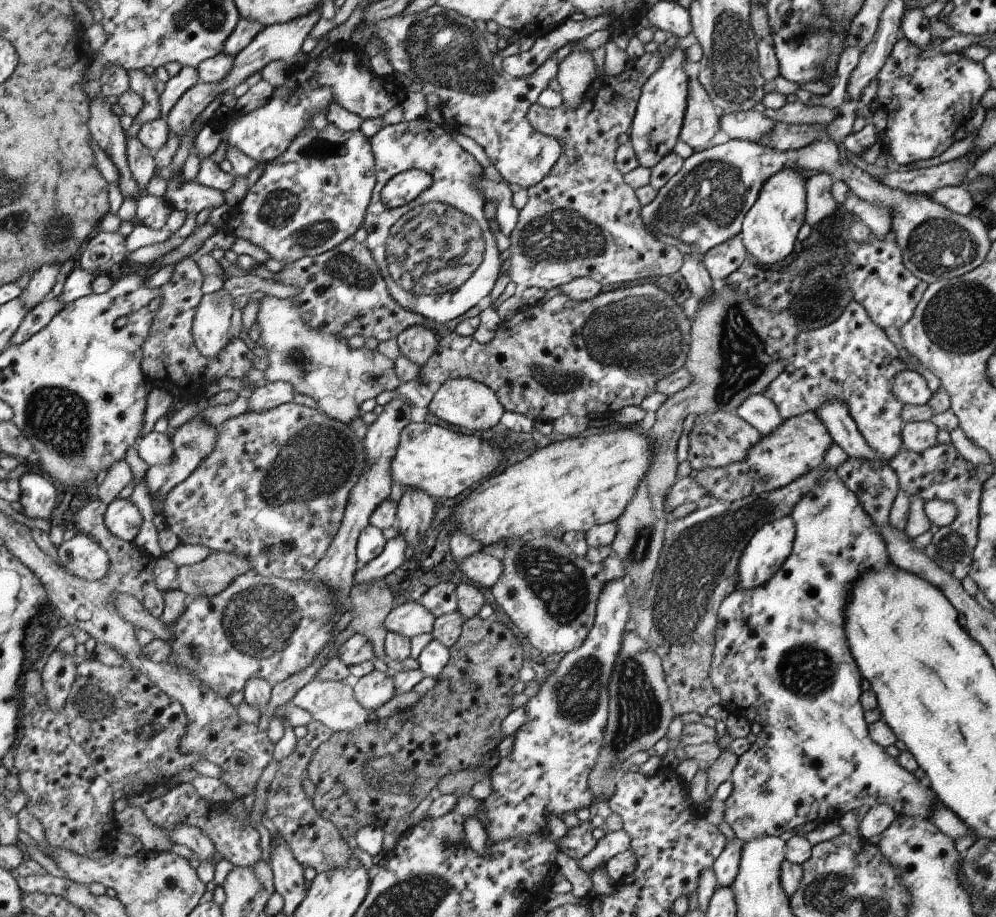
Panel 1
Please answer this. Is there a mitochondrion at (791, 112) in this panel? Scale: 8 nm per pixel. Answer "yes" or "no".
no

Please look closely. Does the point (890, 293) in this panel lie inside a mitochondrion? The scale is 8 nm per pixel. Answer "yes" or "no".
no

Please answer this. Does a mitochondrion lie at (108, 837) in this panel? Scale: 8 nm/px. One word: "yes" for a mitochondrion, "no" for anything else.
no

